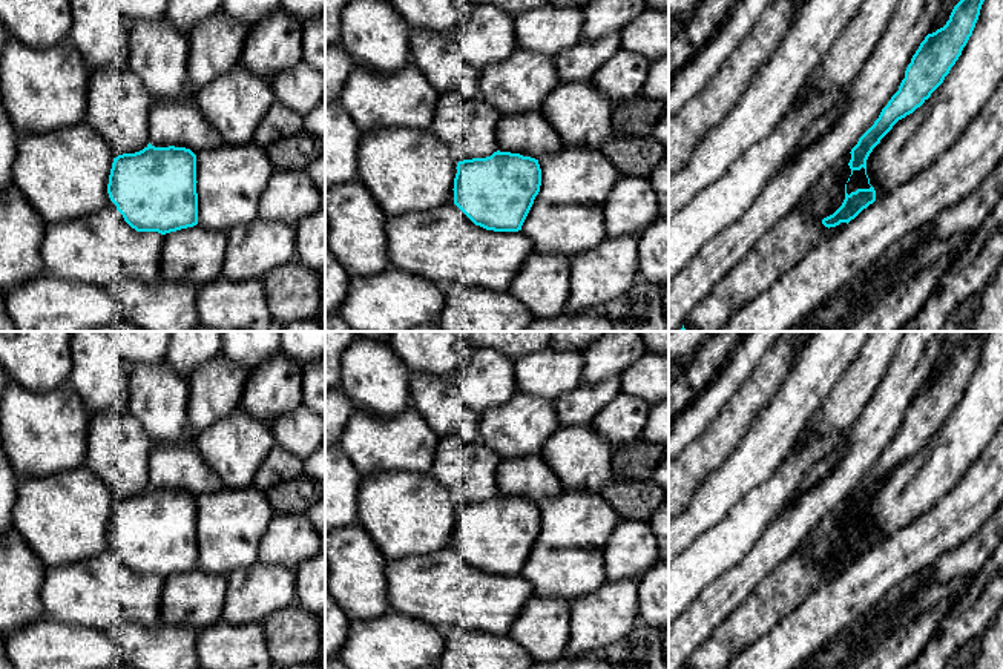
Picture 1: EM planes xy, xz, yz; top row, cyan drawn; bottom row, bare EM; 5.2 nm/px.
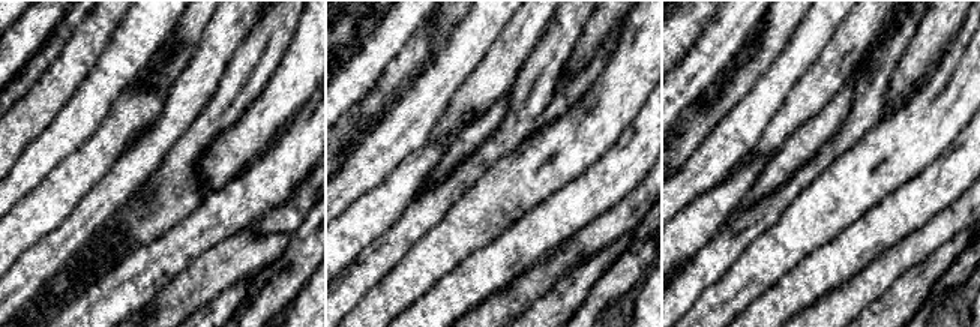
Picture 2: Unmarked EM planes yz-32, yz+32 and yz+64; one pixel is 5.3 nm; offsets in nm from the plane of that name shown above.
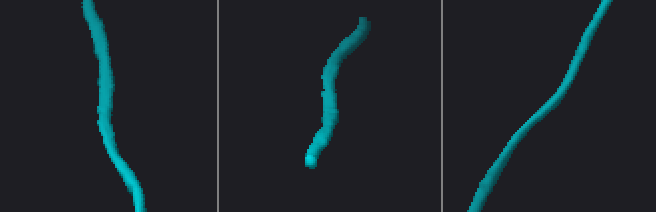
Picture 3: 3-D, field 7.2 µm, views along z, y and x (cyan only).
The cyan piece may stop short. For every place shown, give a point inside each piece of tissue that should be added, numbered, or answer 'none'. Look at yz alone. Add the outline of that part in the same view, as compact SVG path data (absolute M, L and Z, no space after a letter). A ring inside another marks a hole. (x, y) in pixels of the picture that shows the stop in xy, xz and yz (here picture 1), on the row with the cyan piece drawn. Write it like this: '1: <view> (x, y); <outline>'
none

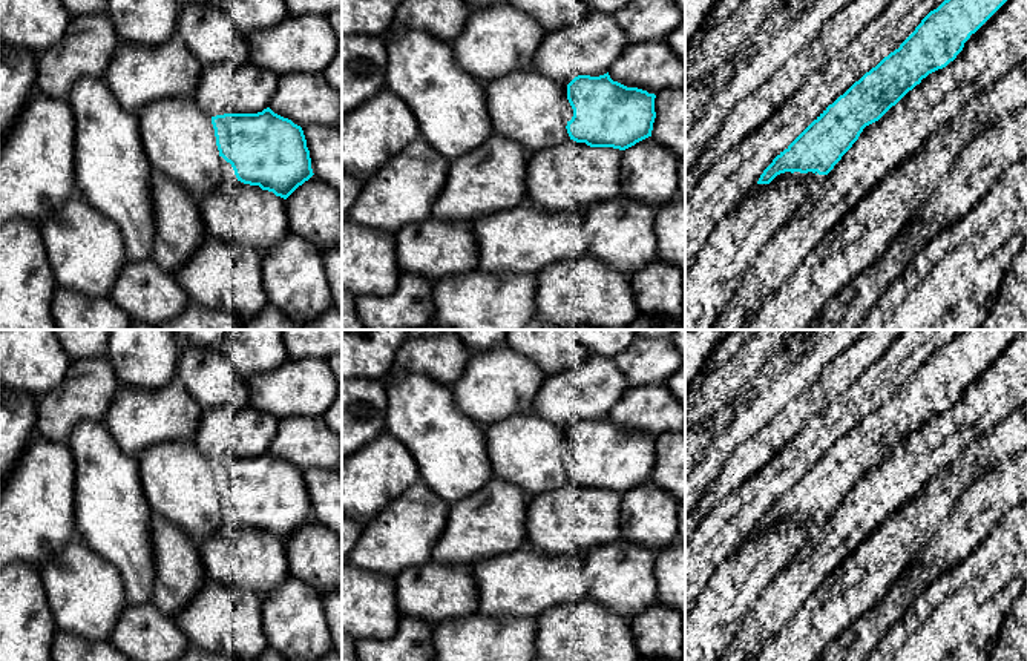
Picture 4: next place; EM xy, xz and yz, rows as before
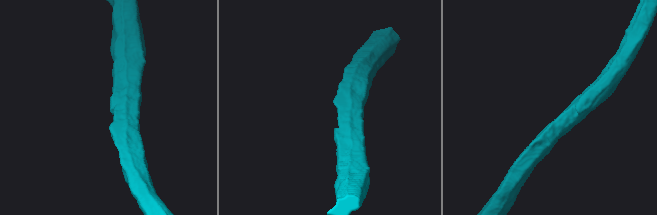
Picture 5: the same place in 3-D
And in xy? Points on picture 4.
1: xy (227, 171); M219 156L219 161L221 161L221 172L224 175L224 179L238 181L231 164L227 163L222 156Z

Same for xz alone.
1: xz (567, 112); M564 84L564 92L566 92L566 98L564 98L564 107L563 107L561 113L563 113L563 123L564 123L564 126L567 126L567 123L573 117L573 109L567 100L567 84Z

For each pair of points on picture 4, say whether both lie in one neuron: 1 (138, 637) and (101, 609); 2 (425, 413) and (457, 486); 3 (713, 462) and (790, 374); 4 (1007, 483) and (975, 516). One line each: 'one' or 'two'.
1: two
2: one
3: one
4: one

